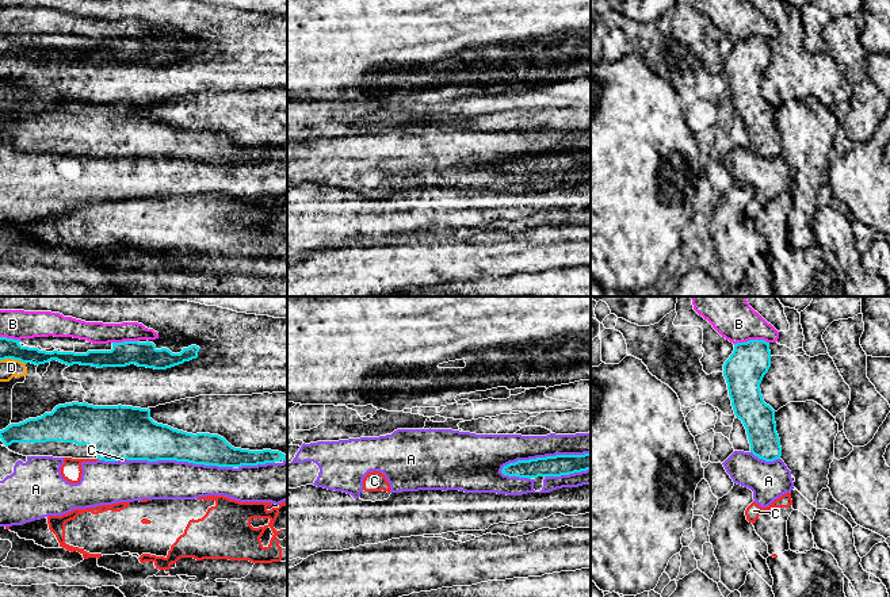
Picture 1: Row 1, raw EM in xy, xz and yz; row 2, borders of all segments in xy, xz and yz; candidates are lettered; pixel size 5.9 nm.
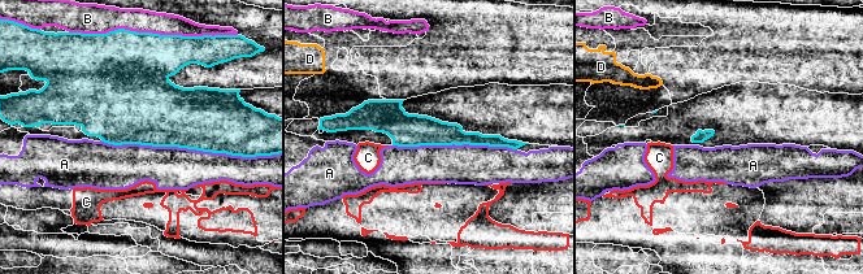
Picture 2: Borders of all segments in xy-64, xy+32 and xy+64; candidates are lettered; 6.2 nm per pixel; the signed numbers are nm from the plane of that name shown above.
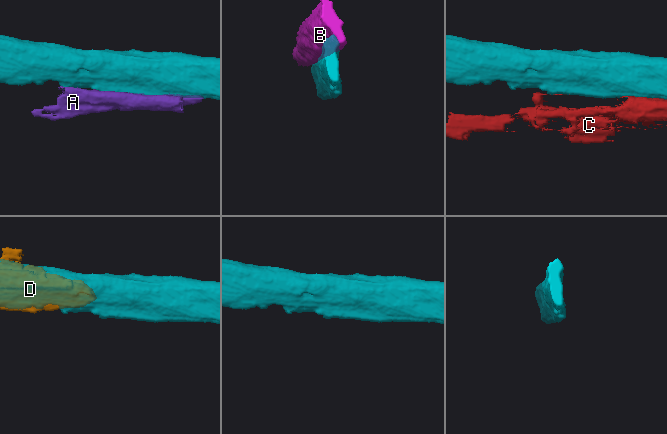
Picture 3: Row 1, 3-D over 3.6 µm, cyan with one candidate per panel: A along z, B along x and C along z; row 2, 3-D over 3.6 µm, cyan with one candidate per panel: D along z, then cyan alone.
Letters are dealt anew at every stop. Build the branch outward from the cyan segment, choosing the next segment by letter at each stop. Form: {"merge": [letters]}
{"merge": []}

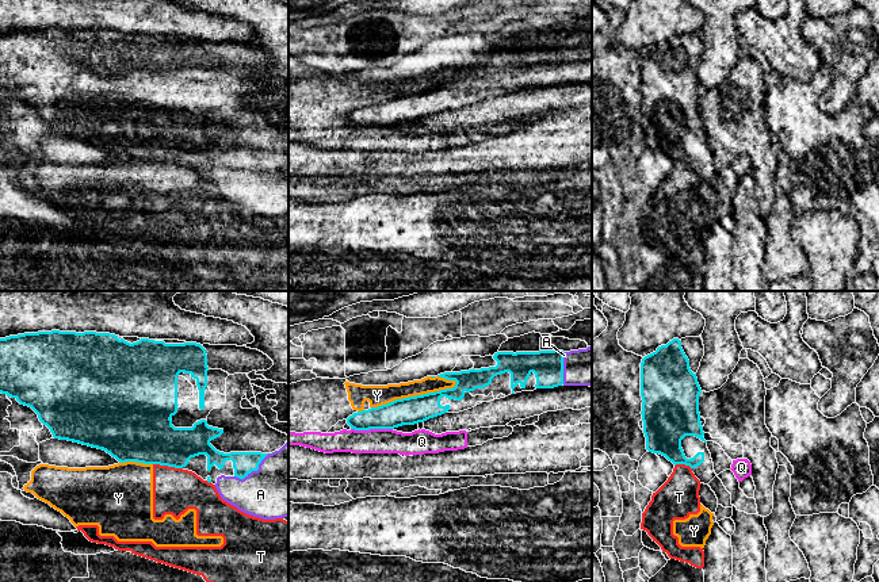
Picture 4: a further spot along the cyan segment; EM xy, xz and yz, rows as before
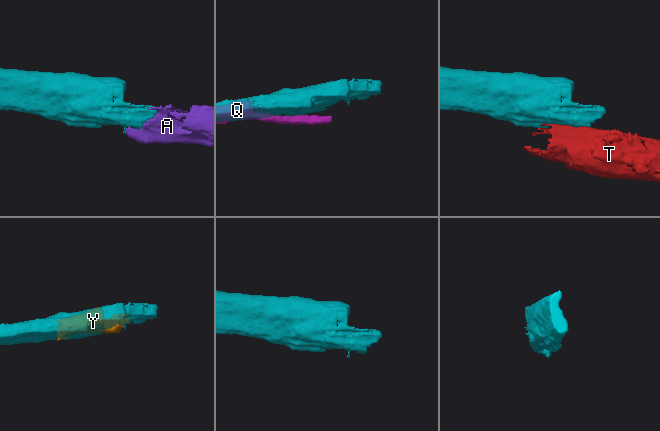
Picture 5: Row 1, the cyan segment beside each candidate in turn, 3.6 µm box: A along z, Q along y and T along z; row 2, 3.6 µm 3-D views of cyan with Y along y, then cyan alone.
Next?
{"merge": ["A"]}

